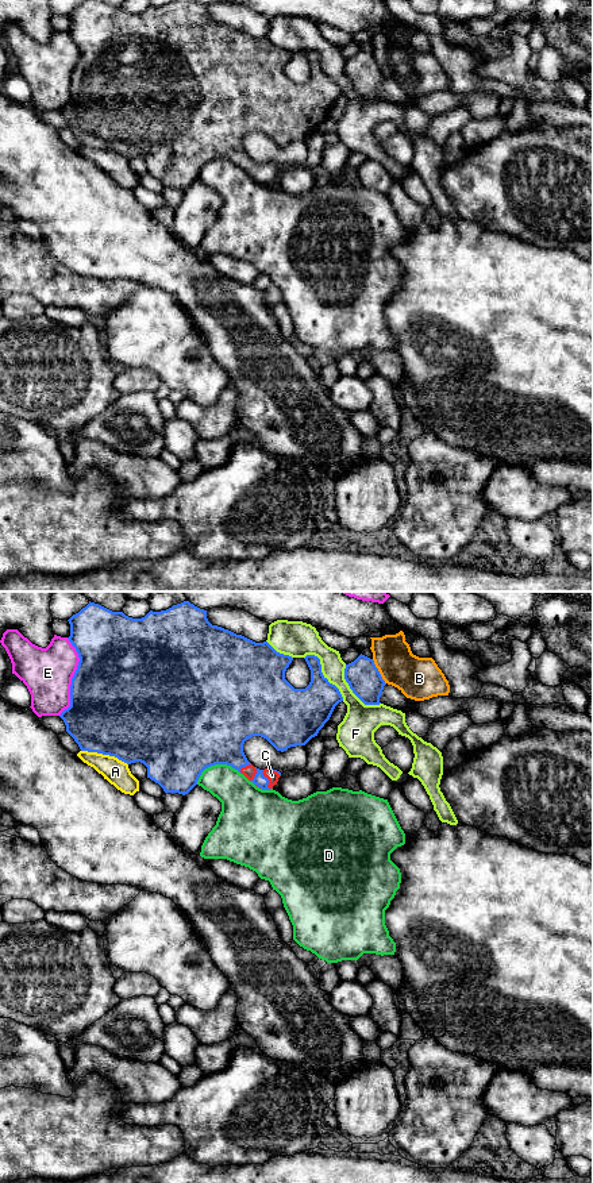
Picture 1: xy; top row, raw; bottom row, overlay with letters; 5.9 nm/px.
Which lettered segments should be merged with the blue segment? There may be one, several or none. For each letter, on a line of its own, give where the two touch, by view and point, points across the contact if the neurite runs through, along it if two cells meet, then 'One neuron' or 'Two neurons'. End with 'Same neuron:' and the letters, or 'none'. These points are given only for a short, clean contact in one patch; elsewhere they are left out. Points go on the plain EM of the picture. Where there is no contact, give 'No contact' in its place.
A: Touches blue at xy (104, 149). Two neurons
B: Touches blue at xy (378, 66). Two neurons
C: Touches blue at xy (268, 174). Path across: xy (261, 176), (268, 174), (272, 170). One neuron
D: Touches blue at xy (215, 158). Two neurons
E: Touches blue at xy (73, 72). Two neurons
F: Touches blue at xy (322, 69). Two neurons
Same neuron: C

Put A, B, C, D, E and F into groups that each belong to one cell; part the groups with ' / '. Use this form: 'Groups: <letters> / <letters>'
Groups: A / B / C / D / E / F

